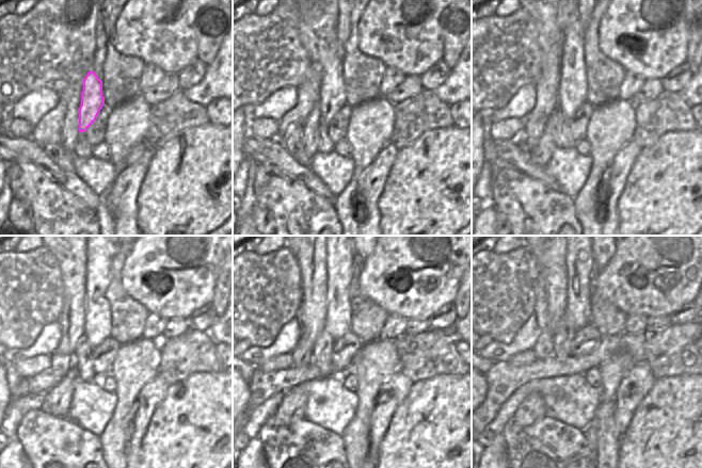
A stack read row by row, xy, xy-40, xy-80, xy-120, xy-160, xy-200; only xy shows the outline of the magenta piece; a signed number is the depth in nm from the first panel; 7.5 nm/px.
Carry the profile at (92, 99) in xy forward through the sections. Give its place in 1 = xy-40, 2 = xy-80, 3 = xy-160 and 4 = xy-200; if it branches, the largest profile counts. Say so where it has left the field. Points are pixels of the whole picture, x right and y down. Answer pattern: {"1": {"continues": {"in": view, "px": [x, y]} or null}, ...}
{"1": {"continues": {"in": "xy-40", "px": [332, 89]}}, "2": {"continues": {"in": "xy-80", "px": [573, 82]}}, "3": {"continues": {"in": "xy-160", "px": [339, 257]}}, "4": {"continues": {"in": "xy-200", "px": [578, 257]}}}

